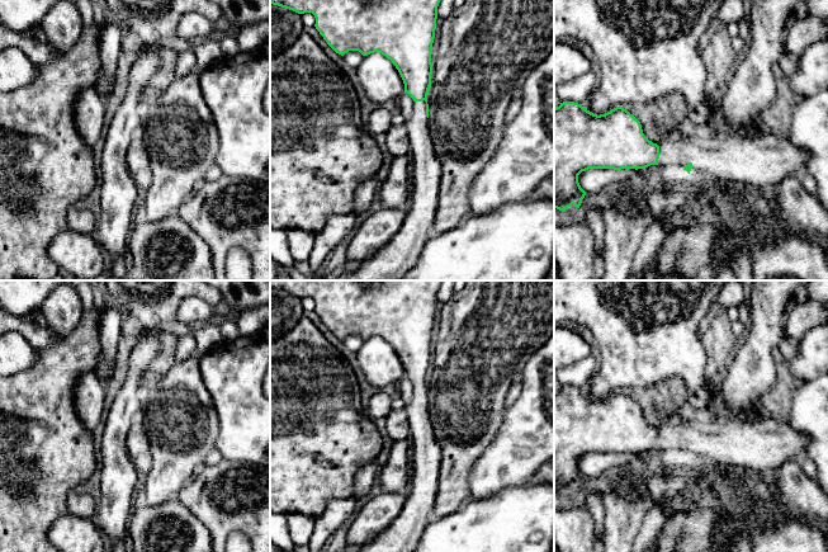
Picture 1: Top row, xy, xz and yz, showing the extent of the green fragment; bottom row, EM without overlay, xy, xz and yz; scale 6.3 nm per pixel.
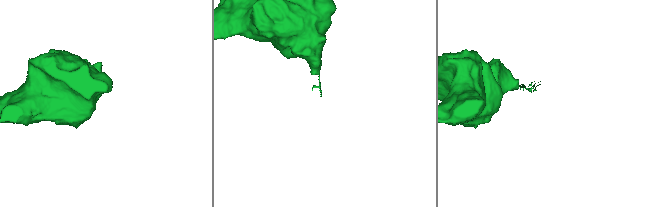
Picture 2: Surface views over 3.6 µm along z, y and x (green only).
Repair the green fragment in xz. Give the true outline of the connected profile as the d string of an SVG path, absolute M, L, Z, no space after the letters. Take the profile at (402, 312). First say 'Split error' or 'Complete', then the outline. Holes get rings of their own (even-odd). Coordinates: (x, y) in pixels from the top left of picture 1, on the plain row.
Split error. M270 280L270 288L298 298L312 297L316 313L339 339L359 335L363 340L379 336L398 354L404 376L413 383L413 396L403 410L410 423L410 492L399 515L360 552L412 552L432 520L437 494L441 447L430 420L427 378L432 358L432 327L441 280Z

